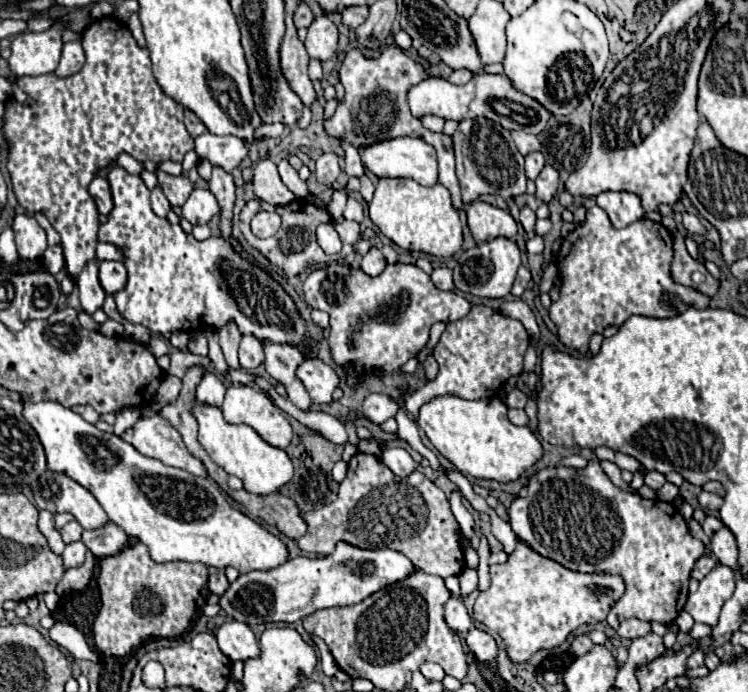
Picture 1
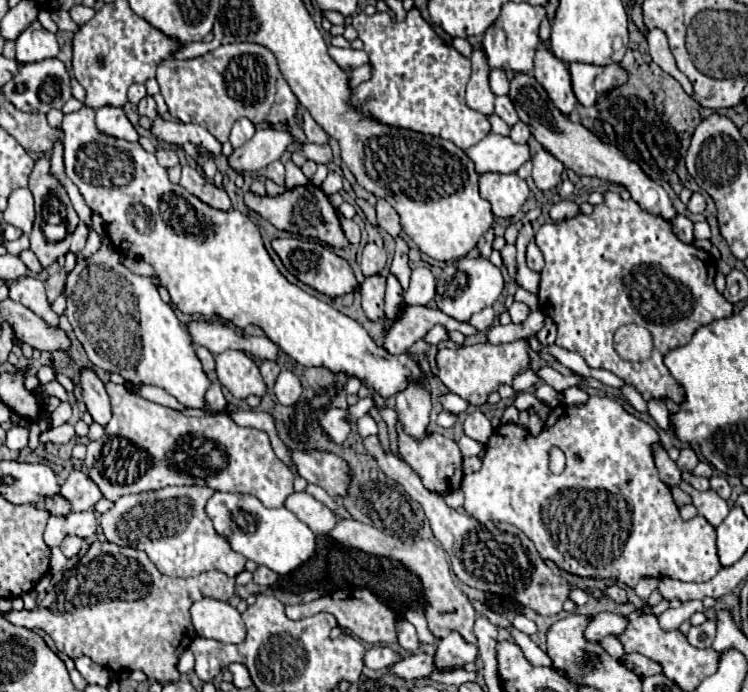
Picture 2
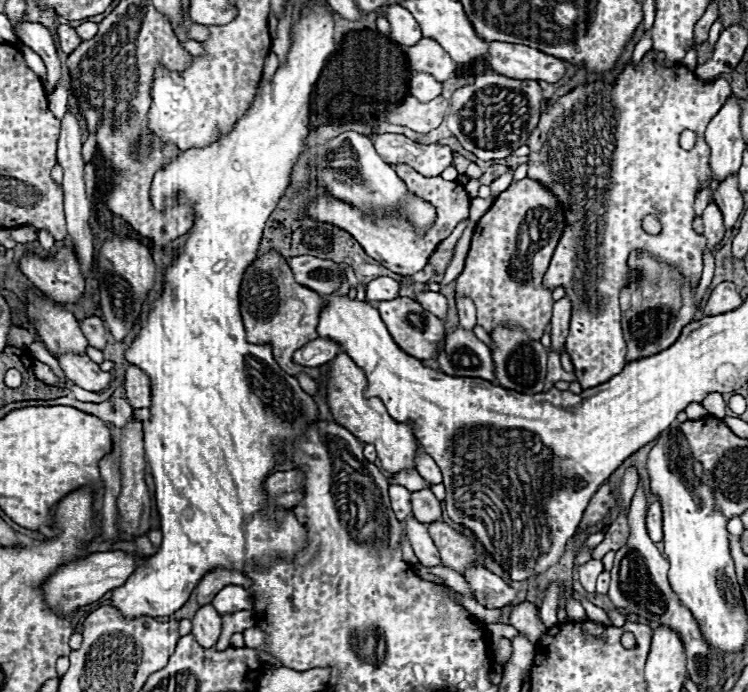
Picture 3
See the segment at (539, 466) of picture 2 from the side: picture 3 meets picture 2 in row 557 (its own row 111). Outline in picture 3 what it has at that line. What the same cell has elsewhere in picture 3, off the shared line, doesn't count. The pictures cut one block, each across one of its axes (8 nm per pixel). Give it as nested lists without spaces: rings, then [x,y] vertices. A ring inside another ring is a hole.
[[[650,50],[638,66],[628,62],[614,84],[606,84],[602,80],[584,82],[560,96],[554,104],[542,106],[540,122],[528,138],[528,178],[544,184],[544,188],[548,188],[564,204],[566,220],[542,284],[546,288],[562,286],[572,304],[566,352],[572,358],[582,390],[608,382],[624,368],[626,350],[618,296],[620,288],[630,280],[626,260],[632,250],[646,250],[656,258],[664,258],[664,262],[674,262],[674,266],[690,282],[700,280],[702,250],[706,248],[706,240],[692,228],[692,220],[696,218],[694,198],[704,182],[714,180],[708,164],[710,150],[704,142],[704,130],[730,94],[730,84],[724,78],[702,82],[684,64],[676,62],[666,66],[666,56]],[[684,130],[694,130],[698,134],[698,144],[692,150],[682,150],[678,144]],[[648,214],[658,216],[662,222],[662,232],[658,236],[646,234],[640,226],[642,218]]]

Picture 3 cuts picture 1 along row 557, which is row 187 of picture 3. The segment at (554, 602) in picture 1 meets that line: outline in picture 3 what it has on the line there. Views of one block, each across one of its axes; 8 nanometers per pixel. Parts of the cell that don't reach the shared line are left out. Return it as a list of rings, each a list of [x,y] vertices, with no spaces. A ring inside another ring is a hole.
[[[524,178],[510,184],[478,220],[466,266],[458,276],[456,290],[474,300],[478,324],[488,332],[512,320],[534,338],[552,316],[552,290],[542,286],[542,276],[550,264],[558,238],[564,230],[562,204],[536,180]]]

